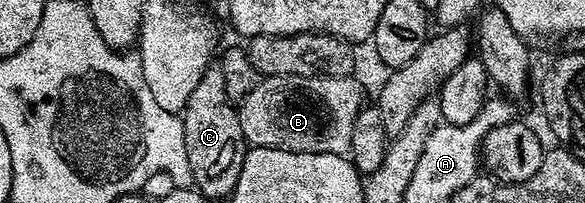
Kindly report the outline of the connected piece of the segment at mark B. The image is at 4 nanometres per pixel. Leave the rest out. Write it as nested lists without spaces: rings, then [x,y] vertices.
[[[356,76],[348,77],[266,77],[247,95],[237,106],[237,118],[239,127],[243,127],[243,135],[250,146],[271,147],[279,151],[295,151],[296,153],[340,153],[348,154],[351,143],[351,127],[355,127],[355,119],[359,111],[366,104],[365,93],[361,90],[361,85],[356,81]]]

